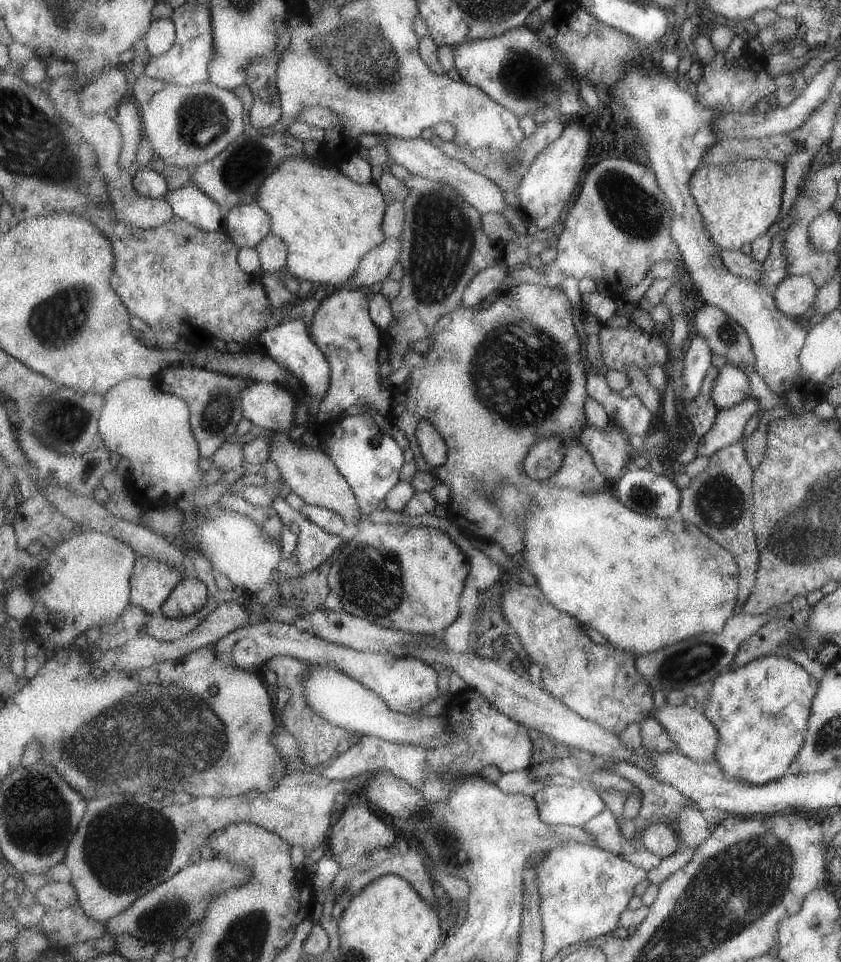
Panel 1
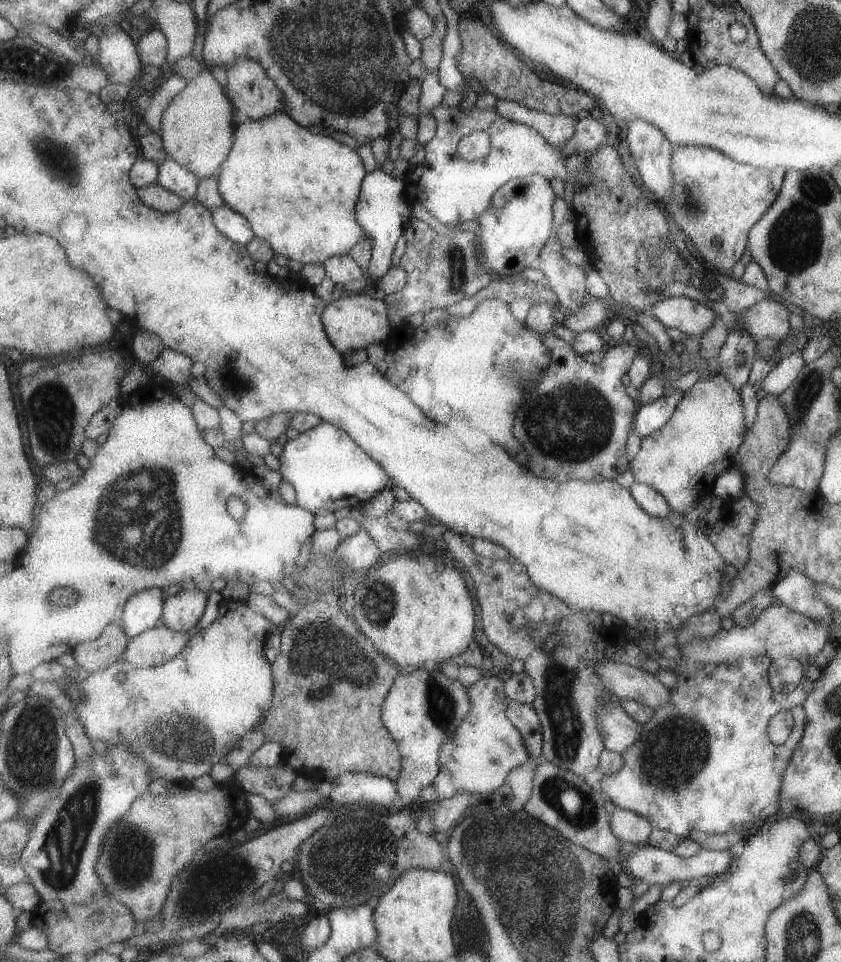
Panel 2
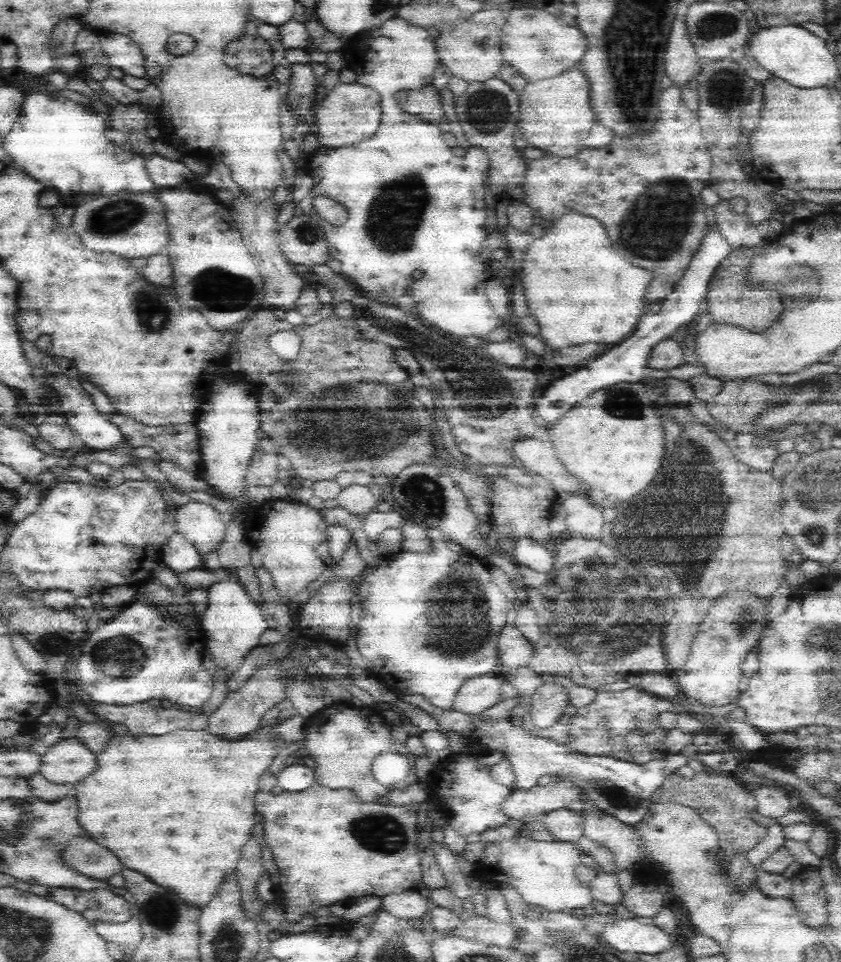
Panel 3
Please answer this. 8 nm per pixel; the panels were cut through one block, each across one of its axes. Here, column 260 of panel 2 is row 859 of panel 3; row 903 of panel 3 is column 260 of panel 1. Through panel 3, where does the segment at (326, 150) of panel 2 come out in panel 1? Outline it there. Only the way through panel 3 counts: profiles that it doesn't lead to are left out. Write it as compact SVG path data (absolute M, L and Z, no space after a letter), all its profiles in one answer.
M297 154L281 162L275 174L271 174L259 188L255 204L271 214L271 234L277 234L289 246L287 272L291 276L297 276L299 280L309 280L311 284L315 284L315 288L329 284L339 288L357 274L363 258L371 254L371 250L377 250L379 246L383 246L383 242L387 242L387 234L383 230L383 222L387 218L387 200L383 190L375 182L359 184L349 178L339 166L321 166L307 156L299 158Z

